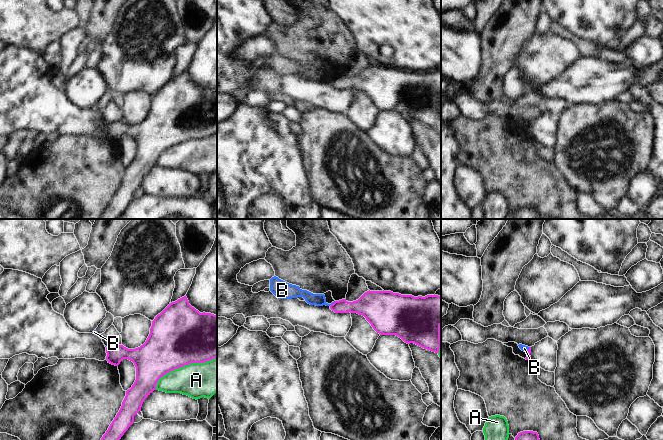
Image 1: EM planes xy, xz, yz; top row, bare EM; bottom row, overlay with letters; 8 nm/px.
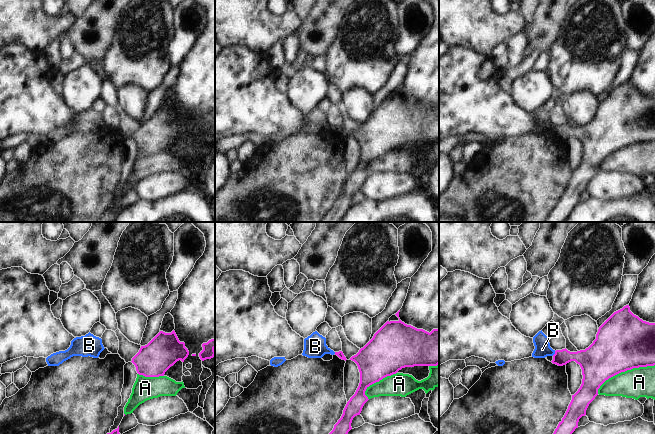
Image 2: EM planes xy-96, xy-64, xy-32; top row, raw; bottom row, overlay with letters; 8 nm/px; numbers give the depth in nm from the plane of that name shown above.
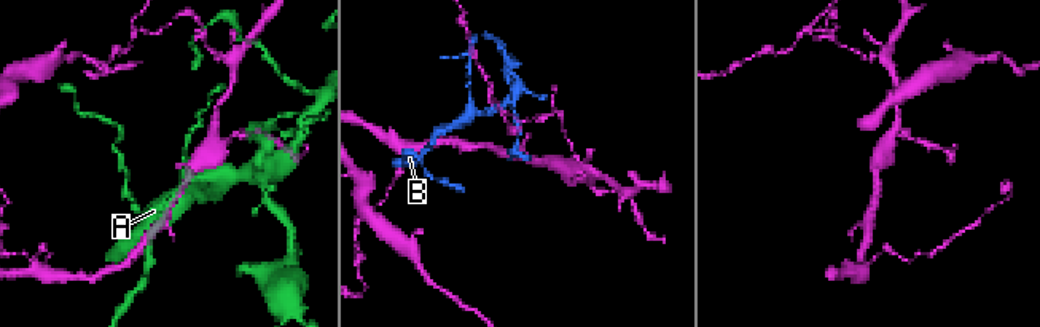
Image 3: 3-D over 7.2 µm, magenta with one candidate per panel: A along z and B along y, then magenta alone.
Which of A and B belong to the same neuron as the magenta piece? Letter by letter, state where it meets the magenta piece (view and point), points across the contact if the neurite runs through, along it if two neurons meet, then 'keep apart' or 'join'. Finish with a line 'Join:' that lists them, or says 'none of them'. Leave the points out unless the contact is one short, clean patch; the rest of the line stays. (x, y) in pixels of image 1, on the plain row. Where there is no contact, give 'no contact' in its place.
A: xy (182, 142) | keep apart
B: xz (333, 79) | along xz (335, 77), (329, 81) | keep apart
Join: none of them

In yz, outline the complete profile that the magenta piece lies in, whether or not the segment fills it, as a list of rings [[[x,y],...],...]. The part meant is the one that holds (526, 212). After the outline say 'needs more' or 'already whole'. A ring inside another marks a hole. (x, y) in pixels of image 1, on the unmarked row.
[[[523,207],[515,213],[514,219],[541,219],[537,208]]]; already whole

